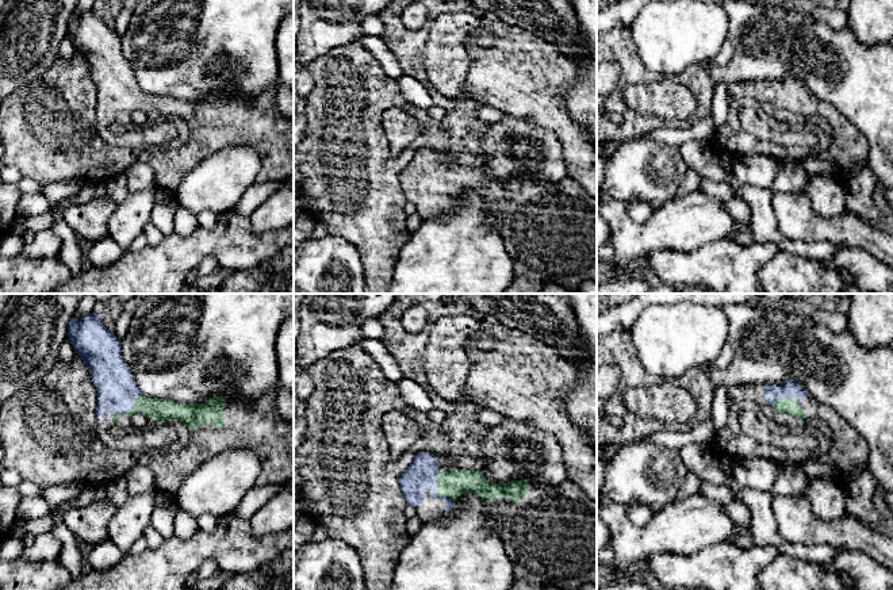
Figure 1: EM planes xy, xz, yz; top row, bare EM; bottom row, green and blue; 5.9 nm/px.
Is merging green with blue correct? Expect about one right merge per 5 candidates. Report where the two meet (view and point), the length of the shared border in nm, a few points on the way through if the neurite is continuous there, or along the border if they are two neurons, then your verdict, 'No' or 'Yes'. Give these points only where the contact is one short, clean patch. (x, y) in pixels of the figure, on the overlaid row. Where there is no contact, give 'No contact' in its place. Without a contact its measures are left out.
Touches green at xy (130, 410). Shared border 220 nm. Yes

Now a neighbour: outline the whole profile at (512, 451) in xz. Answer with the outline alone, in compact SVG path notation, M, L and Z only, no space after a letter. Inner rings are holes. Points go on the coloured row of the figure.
M513 418L488 428L474 455L487 483L526 480L556 486L568 479L559 440Z

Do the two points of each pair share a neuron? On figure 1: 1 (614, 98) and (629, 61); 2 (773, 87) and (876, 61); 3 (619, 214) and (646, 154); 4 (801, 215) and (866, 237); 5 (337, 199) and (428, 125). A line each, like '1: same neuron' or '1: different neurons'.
1: same neuron
2: different neurons
3: different neurons
4: same neuron
5: same neuron

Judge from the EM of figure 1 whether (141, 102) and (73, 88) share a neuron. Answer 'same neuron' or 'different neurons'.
different neurons

